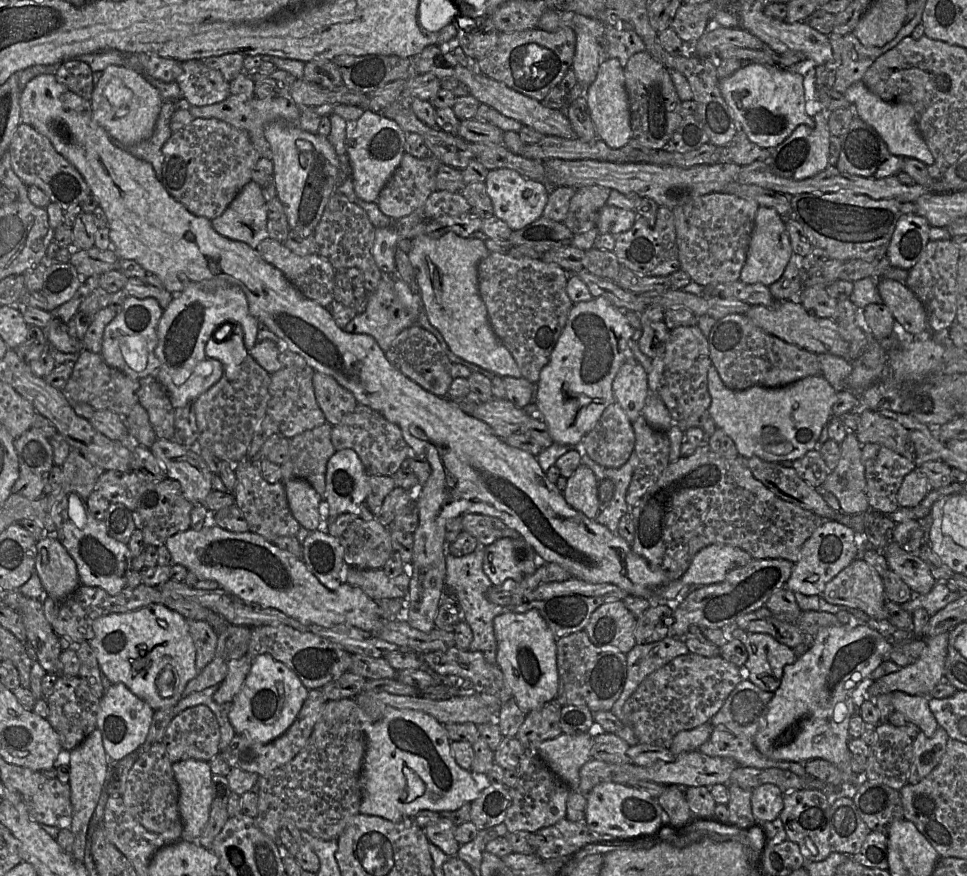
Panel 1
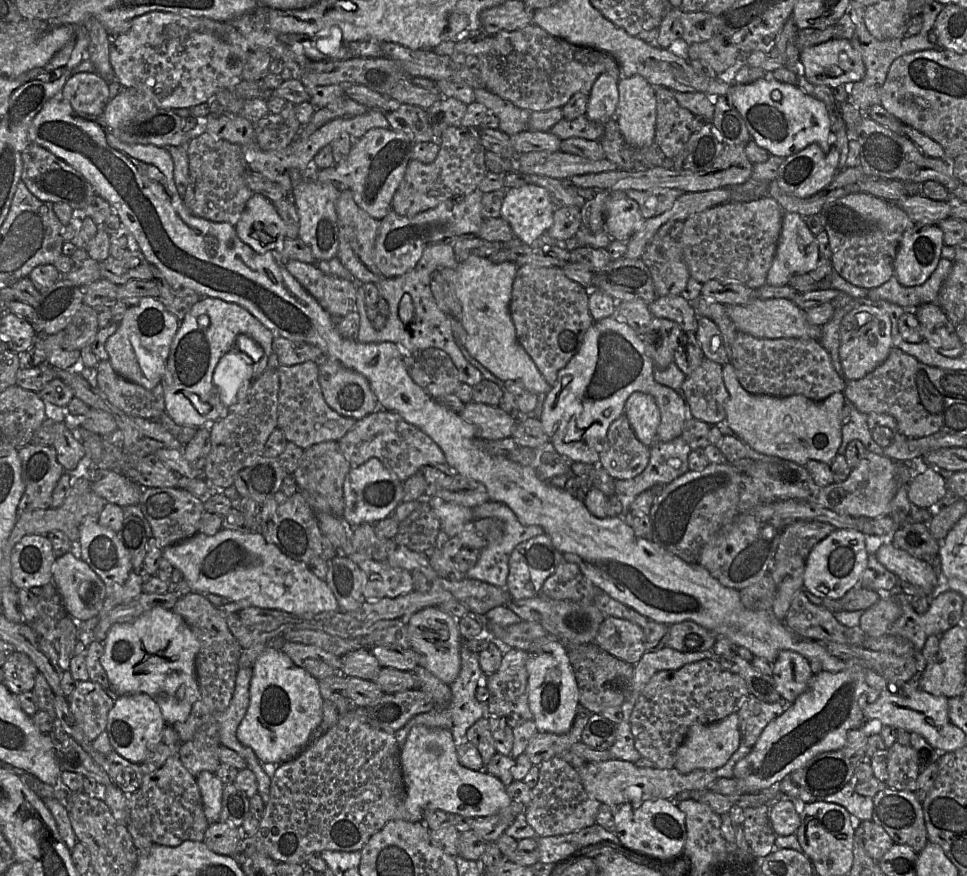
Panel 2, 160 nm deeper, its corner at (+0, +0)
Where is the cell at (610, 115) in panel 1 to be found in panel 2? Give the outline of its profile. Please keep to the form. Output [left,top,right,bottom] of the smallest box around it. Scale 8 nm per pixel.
[614,76,656,148]

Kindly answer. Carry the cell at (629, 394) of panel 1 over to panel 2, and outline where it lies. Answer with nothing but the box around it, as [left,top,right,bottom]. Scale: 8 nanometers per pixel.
[624,391,661,447]

